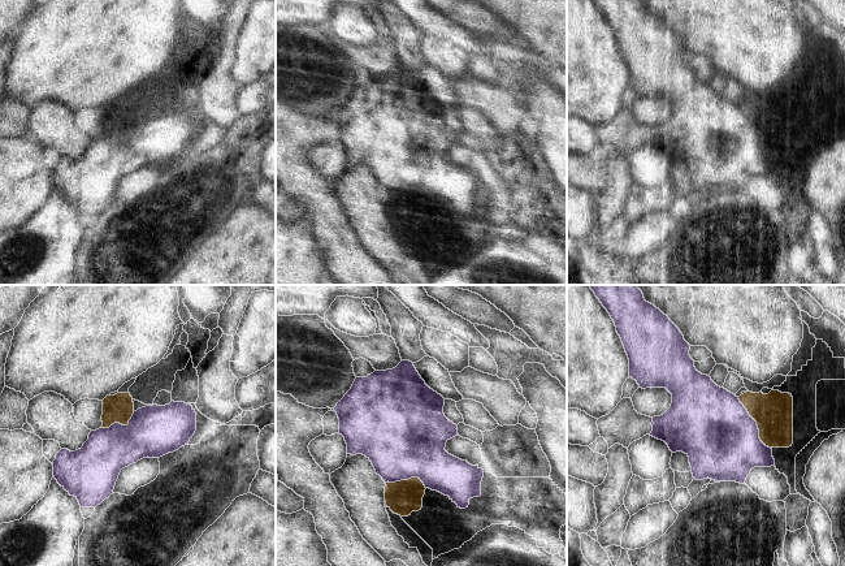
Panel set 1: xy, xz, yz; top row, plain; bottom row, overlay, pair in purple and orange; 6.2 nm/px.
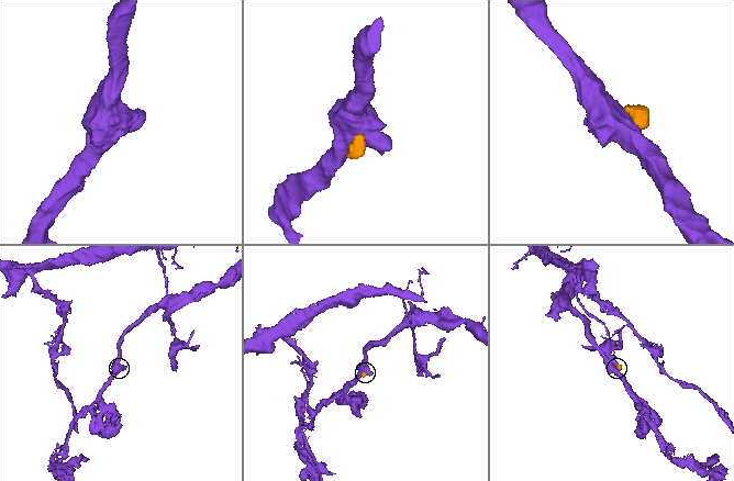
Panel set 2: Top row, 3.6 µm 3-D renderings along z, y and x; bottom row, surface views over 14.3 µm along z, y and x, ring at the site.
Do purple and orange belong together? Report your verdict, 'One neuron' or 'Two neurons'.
One neuron

